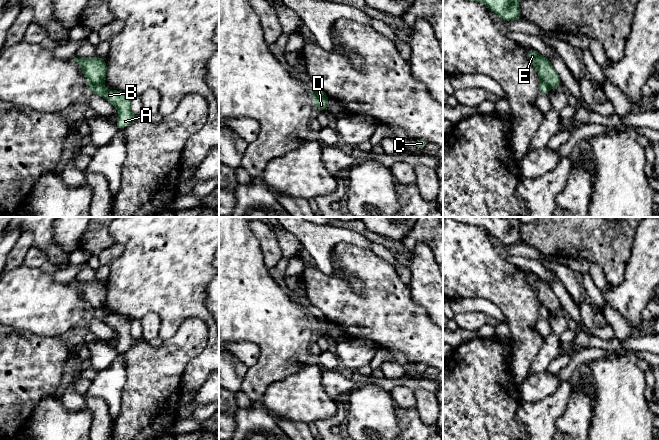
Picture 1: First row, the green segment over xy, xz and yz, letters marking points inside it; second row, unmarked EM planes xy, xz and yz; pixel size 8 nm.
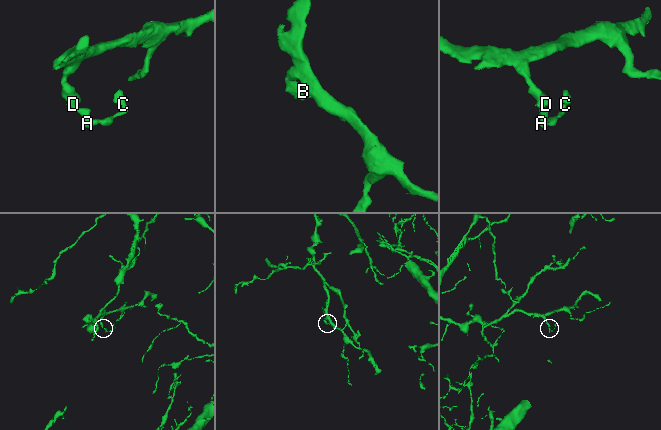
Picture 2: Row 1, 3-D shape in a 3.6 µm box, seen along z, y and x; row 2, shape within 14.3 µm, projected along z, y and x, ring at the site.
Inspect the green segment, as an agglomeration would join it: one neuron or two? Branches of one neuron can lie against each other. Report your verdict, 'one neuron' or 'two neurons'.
two neurons

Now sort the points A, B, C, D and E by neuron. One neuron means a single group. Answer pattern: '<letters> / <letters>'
A B C / D E

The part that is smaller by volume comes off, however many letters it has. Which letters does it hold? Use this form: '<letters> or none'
A, B, C

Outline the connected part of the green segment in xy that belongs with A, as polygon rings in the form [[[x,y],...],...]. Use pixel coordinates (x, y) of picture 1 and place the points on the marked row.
[[[89,84],[88,91],[102,96],[109,101],[118,111],[119,118],[115,125],[118,130],[128,127],[138,117],[142,115],[134,115],[130,110],[132,96],[117,90],[106,90],[103,84]]]

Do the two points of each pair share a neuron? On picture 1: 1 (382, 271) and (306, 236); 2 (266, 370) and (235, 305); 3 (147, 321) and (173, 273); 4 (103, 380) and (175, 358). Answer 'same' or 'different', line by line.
1: different
2: same
3: different
4: different

